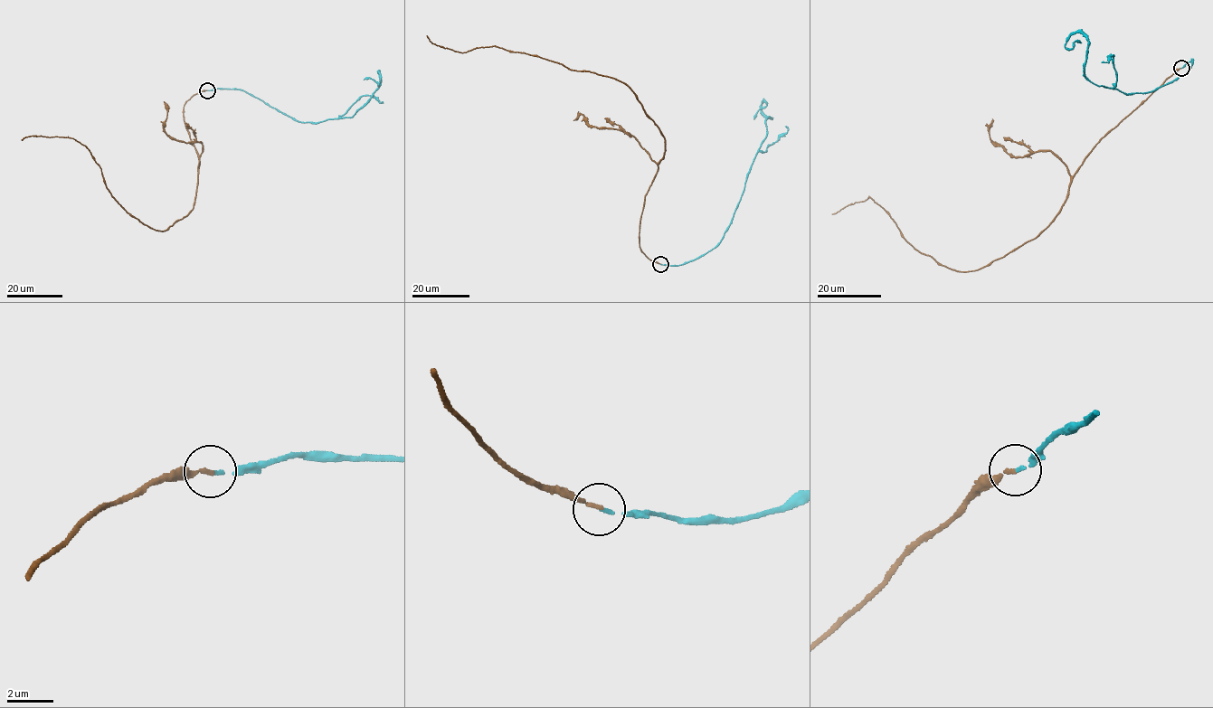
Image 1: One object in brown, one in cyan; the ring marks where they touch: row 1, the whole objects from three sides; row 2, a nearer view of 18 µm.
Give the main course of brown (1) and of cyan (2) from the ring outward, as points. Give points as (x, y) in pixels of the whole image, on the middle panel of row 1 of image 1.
1: (660, 264), (643, 253), (639, 236), (645, 196), (666, 145), (628, 86), (495, 46), (459, 52), (426, 35)
2: (660, 264), (693, 260), (722, 239), (772, 118), (762, 109), (763, 99), (766, 105), (753, 119)

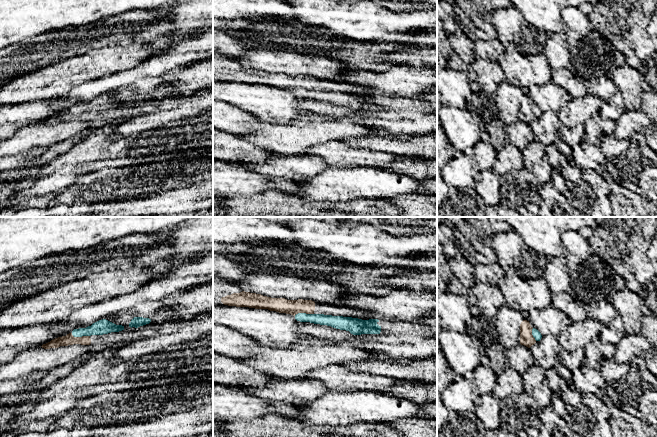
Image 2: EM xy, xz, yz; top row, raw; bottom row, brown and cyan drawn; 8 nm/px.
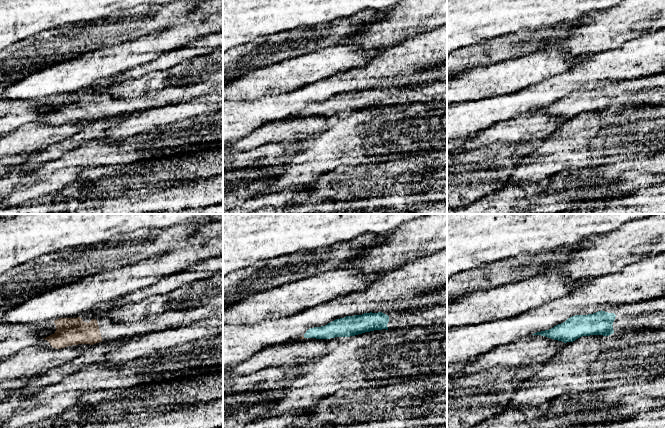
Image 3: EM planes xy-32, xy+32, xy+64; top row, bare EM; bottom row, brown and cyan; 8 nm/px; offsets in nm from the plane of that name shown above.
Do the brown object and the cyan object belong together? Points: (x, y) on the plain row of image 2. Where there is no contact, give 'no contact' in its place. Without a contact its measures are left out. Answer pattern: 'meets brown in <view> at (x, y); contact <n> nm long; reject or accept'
meets brown in xy at (80, 113); contact 150 nm long; accept

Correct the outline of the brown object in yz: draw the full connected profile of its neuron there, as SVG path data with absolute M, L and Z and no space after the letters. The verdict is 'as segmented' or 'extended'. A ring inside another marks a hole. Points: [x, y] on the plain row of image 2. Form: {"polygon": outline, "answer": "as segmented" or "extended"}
{"polygon": "M523 96L520 100L520 120L530 124L542 114L541 109L532 104L529 97Z", "answer": "extended"}

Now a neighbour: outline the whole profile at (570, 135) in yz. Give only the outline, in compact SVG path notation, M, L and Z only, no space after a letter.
M579 124L575 127L562 126L559 130L560 139L565 142L567 145L575 145L580 143L585 134L584 124Z

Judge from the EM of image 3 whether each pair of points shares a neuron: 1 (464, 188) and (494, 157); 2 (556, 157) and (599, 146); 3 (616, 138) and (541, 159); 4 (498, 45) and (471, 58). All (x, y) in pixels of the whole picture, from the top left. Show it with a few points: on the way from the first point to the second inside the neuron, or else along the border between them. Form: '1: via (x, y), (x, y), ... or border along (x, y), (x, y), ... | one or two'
1: via (463, 176), (463, 172), (476, 159), (482, 158) | one
2: via (567, 163), (570, 166), (575, 166), (588, 153) | one
3: via (597, 147), (575, 166), (560, 160) | one
4: via (491, 51), (478, 54) | one

